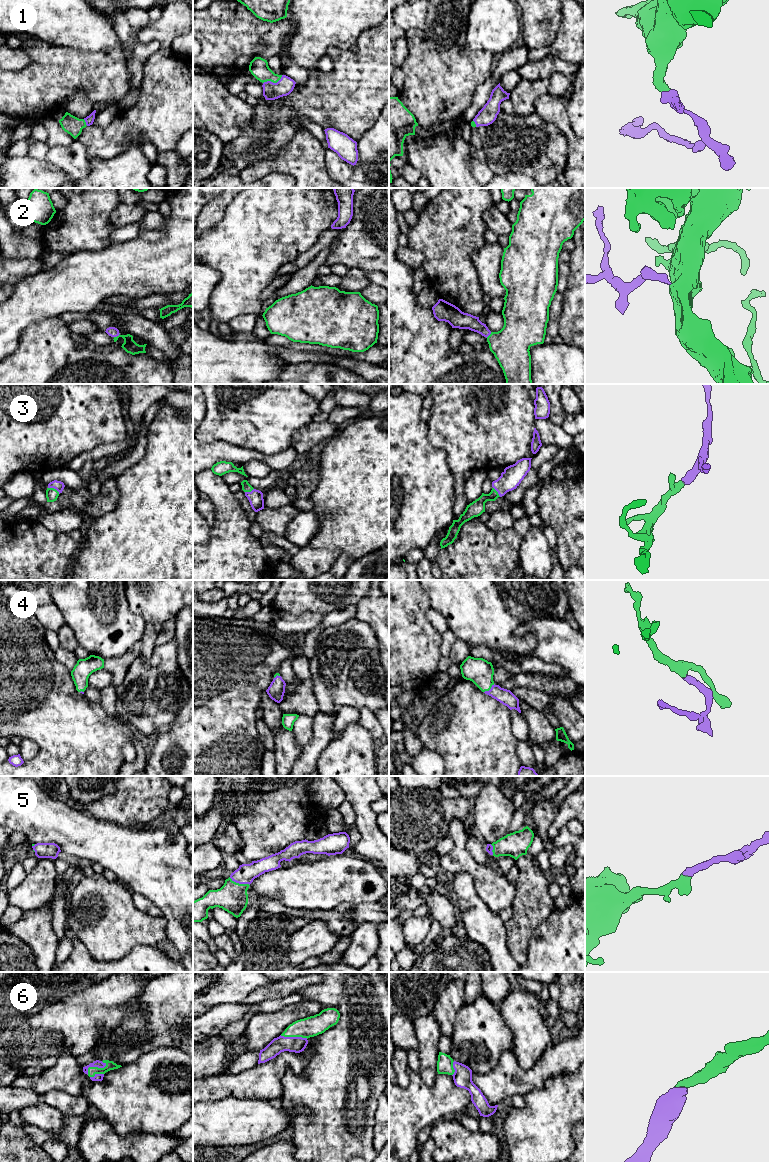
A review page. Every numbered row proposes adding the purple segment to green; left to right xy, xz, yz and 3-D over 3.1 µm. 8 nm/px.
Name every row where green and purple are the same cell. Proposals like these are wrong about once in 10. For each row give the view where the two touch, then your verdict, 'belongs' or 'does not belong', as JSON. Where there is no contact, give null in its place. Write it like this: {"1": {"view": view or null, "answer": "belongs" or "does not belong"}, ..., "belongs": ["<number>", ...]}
{"1": {"view": "xz", "answer": "belongs"}, "2": {"view": "xy", "answer": "belongs"}, "3": {"view": "xy", "answer": "belongs"}, "4": {"view": "yz", "answer": "belongs"}, "5": {"view": "xz", "answer": "belongs"}, "6": {"view": "xy", "answer": "belongs"}, "belongs": ["1", "2", "3", "4", "5", "6"]}

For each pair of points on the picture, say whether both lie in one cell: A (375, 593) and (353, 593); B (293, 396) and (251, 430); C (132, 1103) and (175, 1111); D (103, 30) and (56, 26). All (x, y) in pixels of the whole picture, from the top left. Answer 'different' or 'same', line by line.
A: different
B: same
C: same
D: same

